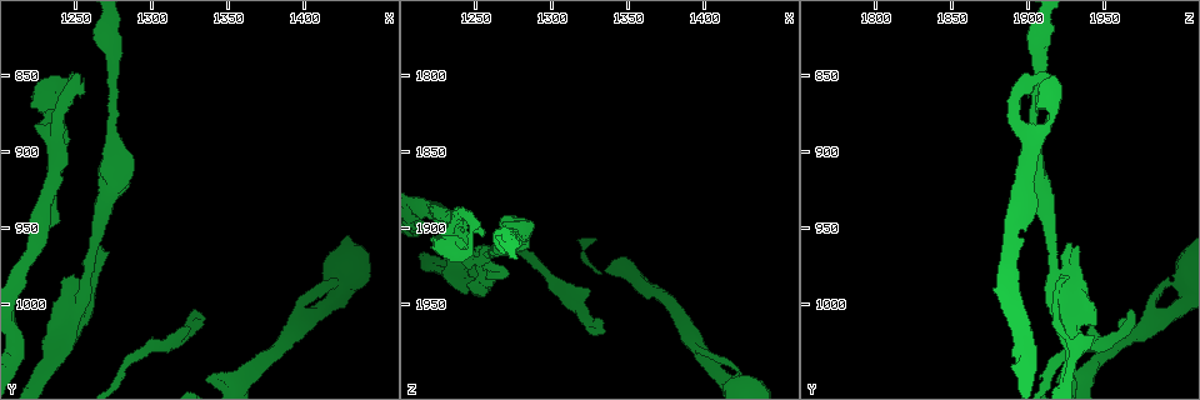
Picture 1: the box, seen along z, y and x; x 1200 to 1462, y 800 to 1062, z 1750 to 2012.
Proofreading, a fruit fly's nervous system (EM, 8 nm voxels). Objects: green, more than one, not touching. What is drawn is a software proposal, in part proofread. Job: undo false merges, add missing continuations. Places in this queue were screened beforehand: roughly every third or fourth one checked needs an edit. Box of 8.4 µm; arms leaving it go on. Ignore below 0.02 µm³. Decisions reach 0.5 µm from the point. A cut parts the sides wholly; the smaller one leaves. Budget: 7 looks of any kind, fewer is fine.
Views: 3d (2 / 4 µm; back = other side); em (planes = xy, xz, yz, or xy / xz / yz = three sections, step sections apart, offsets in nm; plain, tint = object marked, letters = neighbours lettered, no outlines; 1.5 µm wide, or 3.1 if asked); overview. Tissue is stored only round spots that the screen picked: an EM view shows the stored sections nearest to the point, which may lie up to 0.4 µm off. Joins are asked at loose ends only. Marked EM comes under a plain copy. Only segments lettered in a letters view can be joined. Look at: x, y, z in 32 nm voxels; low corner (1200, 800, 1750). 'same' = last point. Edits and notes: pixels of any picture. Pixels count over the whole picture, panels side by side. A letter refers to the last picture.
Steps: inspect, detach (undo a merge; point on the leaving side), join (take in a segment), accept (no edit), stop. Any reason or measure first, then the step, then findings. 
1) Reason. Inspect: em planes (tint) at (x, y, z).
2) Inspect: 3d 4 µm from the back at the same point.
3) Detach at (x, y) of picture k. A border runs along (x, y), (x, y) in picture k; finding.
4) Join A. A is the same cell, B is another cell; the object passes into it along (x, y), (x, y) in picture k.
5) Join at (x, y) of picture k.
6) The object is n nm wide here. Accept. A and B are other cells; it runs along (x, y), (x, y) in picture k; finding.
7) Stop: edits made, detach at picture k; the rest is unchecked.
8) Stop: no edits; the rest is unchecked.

Touches itself. Inspect: 3d 2 µm at (1396, 998, 1978).

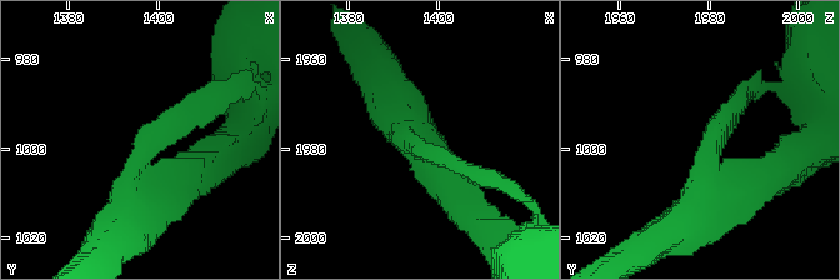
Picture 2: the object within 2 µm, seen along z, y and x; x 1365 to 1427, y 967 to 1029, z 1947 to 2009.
Need the tissue. Inspect: em xz step 4 (tint) at (1397, 997, 1980).

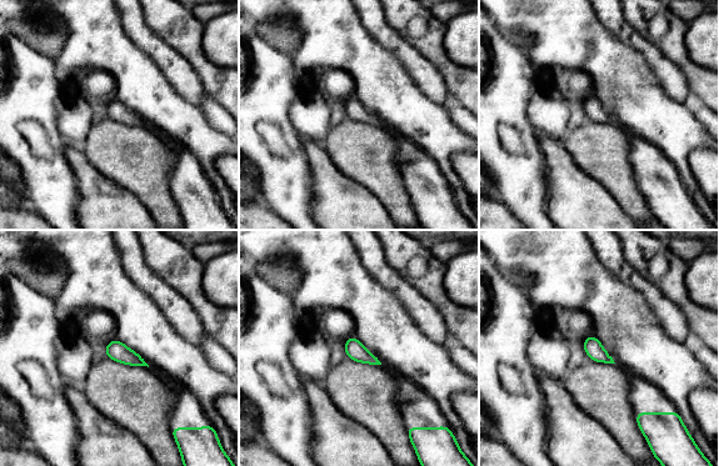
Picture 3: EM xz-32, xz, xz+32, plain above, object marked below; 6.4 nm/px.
Inspect: em planes (letters) at the same point.

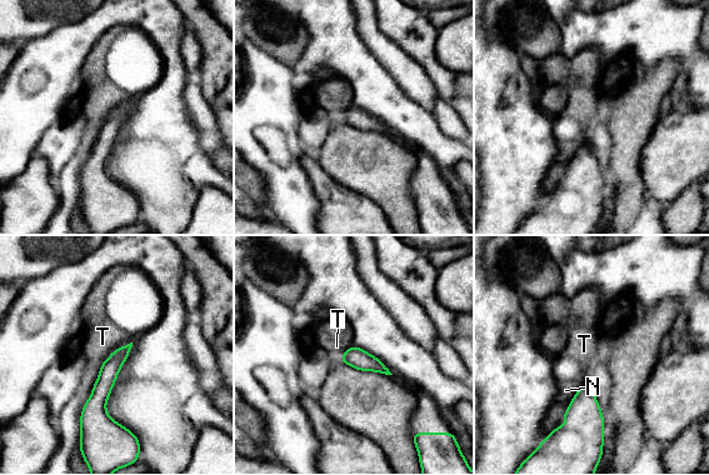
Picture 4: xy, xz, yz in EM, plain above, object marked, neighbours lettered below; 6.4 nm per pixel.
Accept. N and T are other cells; continuous, no second neuron.

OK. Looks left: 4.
An open end. Inspect: em planes (letters) at (1326, 1006, 1968).

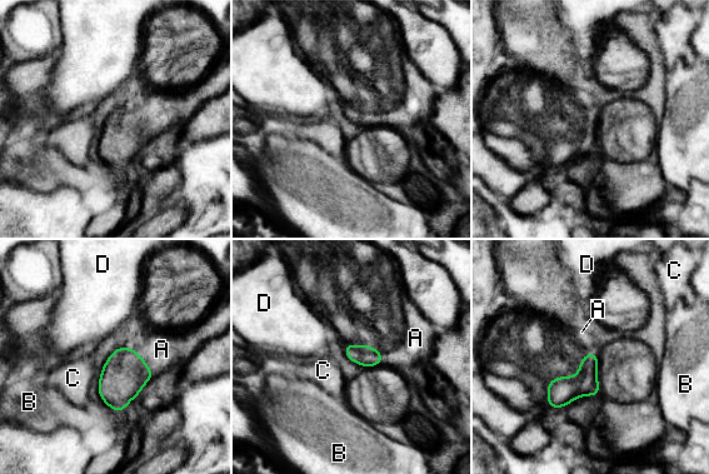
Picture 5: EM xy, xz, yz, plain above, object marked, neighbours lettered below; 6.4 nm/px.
Join at (161, 349) of picture 5. A is the same cell, B, C and D are other cells; the object passes into it along (124, 374), (143, 360), (161, 349) in picture 5; it goes on there.

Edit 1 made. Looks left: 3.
Stop: edits made, join at picture 5; the rest is unchecked.

